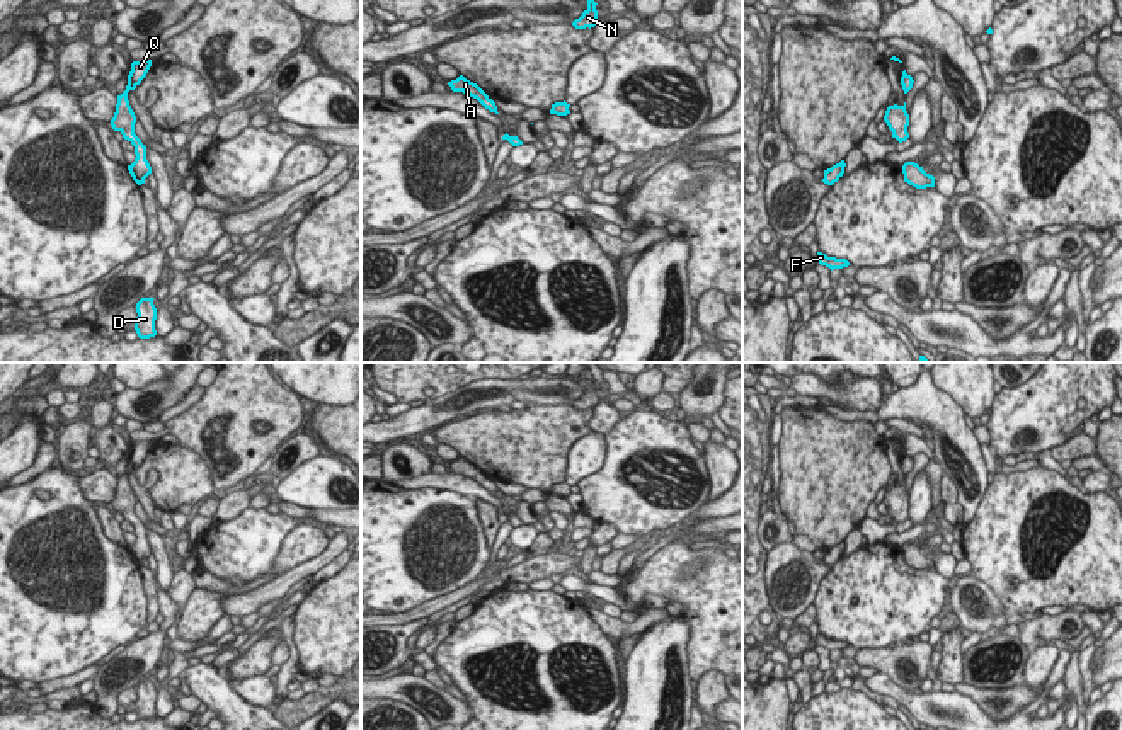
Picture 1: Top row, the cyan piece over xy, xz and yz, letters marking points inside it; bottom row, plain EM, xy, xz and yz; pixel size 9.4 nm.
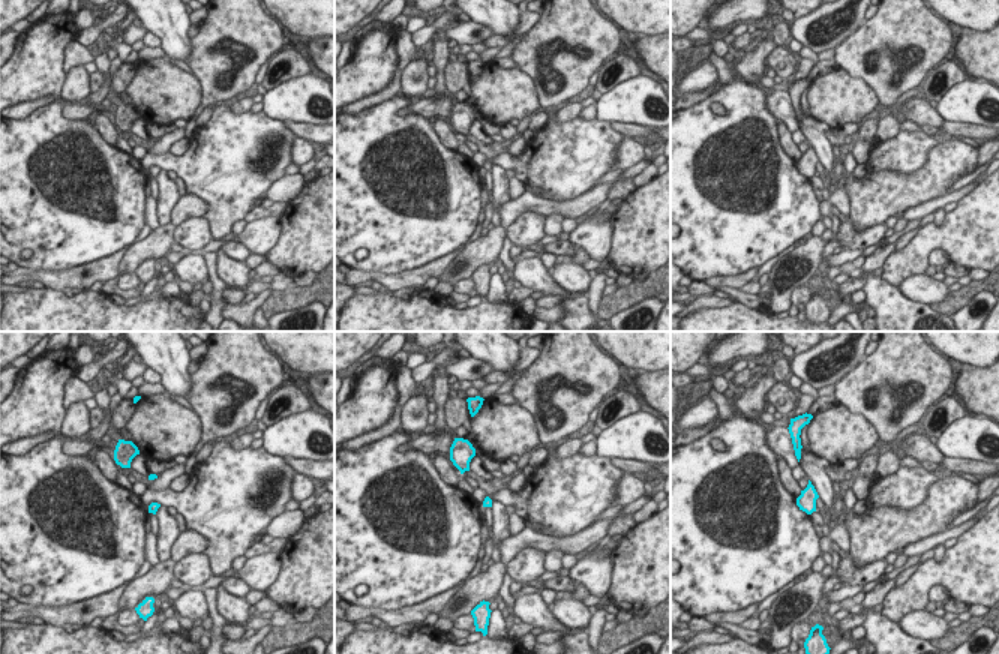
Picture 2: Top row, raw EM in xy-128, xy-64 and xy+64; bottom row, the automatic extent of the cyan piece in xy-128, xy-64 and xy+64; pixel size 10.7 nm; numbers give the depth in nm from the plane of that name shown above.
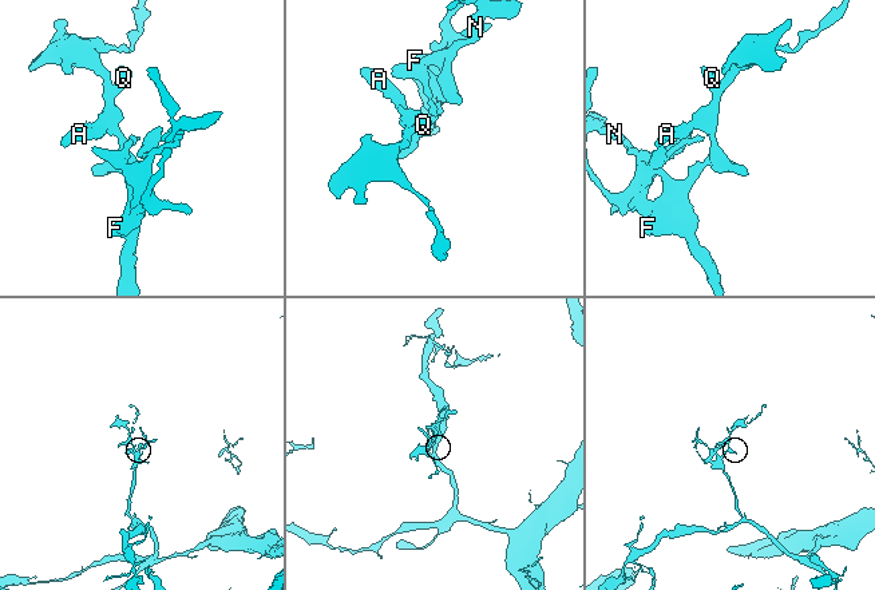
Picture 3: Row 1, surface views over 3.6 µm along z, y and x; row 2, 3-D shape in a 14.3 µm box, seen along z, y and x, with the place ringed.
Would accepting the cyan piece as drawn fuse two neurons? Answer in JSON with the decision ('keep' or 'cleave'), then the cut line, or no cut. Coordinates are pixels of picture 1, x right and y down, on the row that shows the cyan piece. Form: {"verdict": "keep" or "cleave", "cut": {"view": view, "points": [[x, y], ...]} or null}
{"verdict": "keep", "cut": null}

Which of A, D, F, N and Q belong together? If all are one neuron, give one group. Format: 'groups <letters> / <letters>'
groups A D F N Q

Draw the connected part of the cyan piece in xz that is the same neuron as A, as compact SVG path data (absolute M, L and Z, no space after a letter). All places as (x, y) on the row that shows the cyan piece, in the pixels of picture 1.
M463 75L448 82L448 85L453 92L463 92L465 95L477 99L490 112L499 114L495 102L477 83L467 80Z

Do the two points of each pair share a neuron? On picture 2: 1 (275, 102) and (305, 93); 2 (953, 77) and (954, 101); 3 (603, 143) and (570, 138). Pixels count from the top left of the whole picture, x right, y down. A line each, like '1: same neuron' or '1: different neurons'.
1: same neuron
2: different neurons
3: same neuron

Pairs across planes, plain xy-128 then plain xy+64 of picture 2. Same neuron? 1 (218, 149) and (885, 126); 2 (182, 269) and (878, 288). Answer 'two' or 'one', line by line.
1: two
2: one

